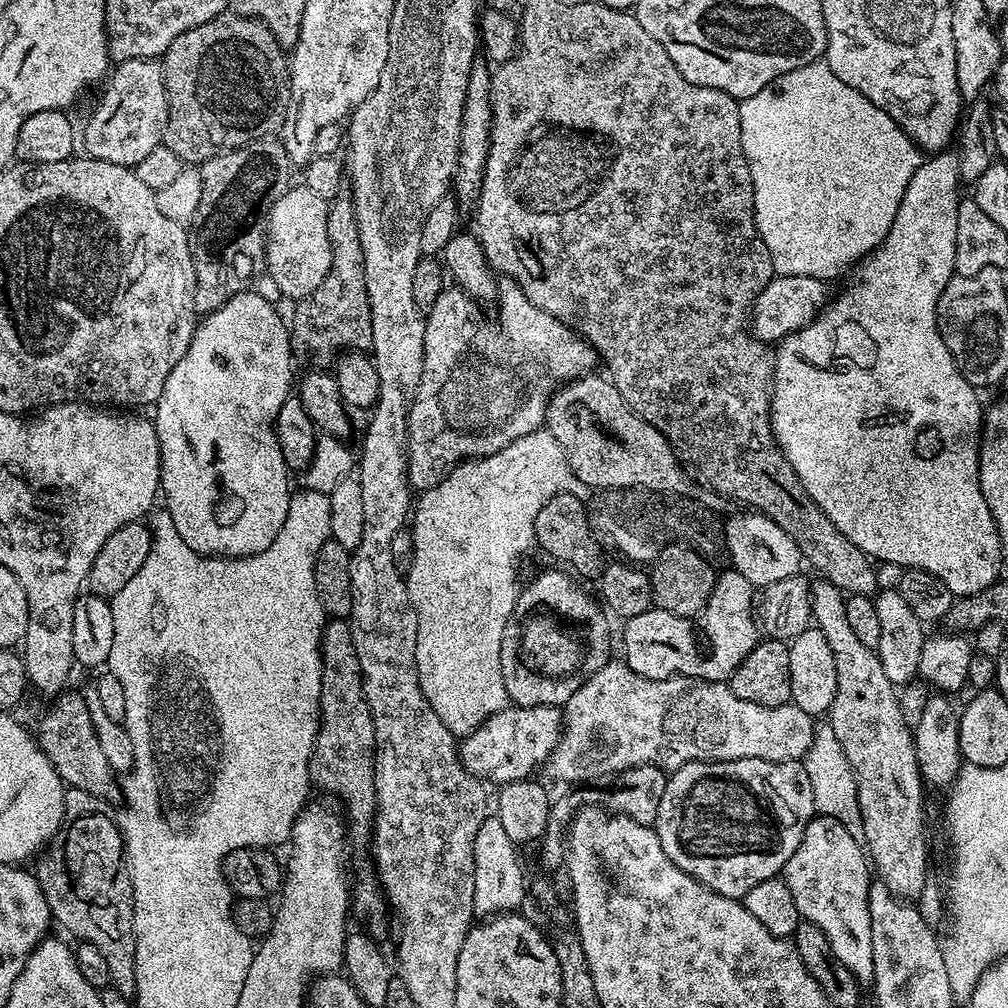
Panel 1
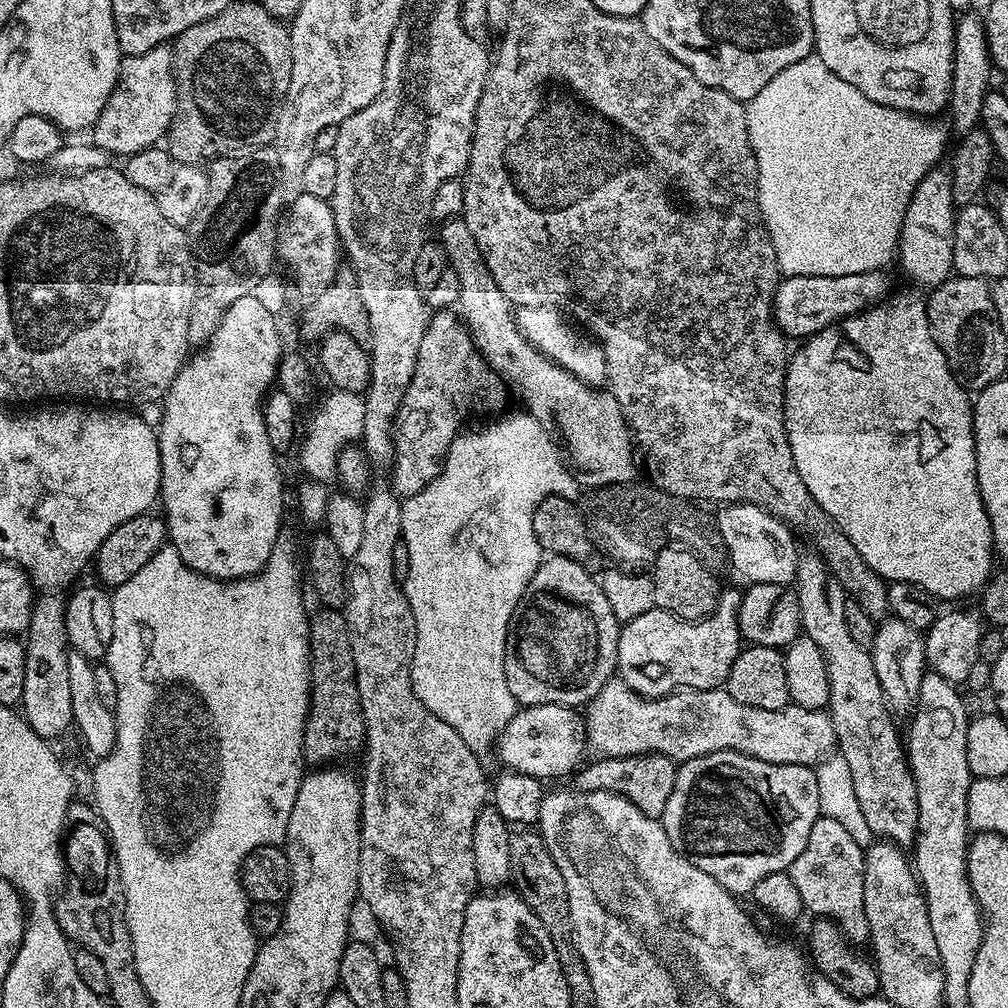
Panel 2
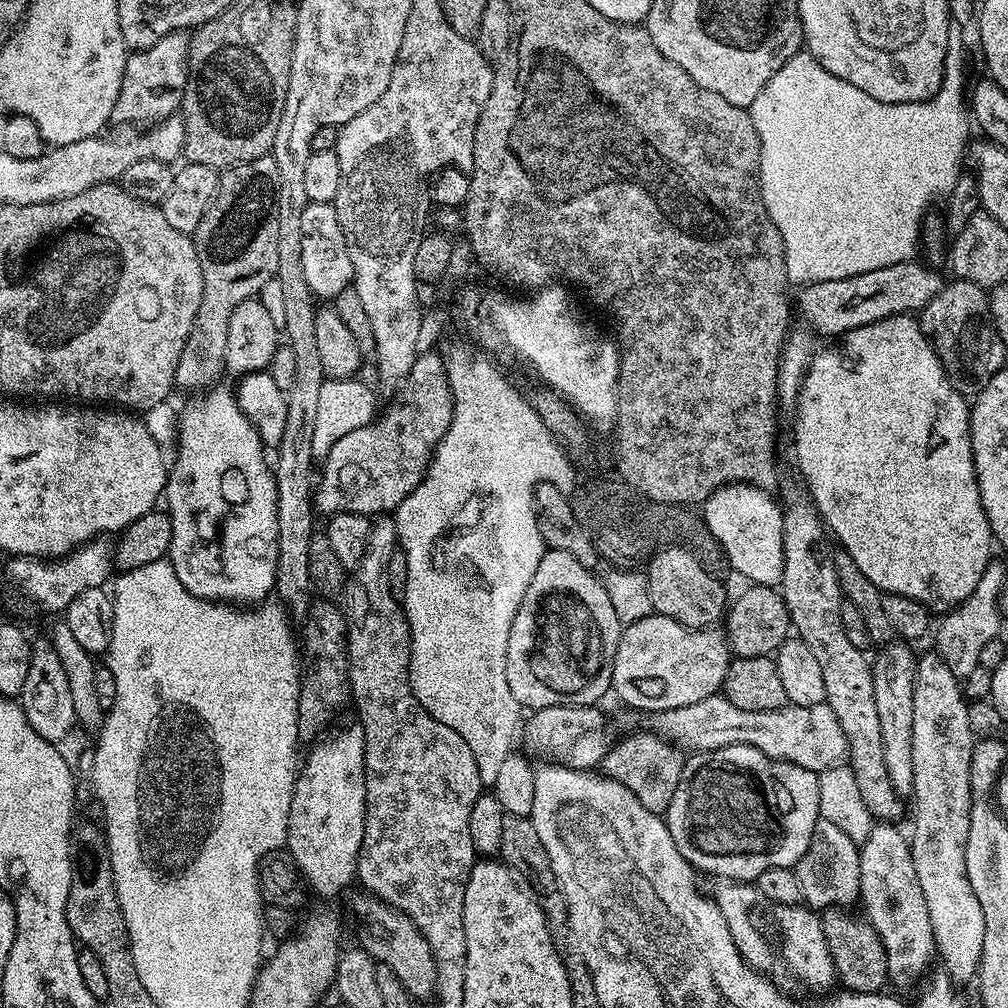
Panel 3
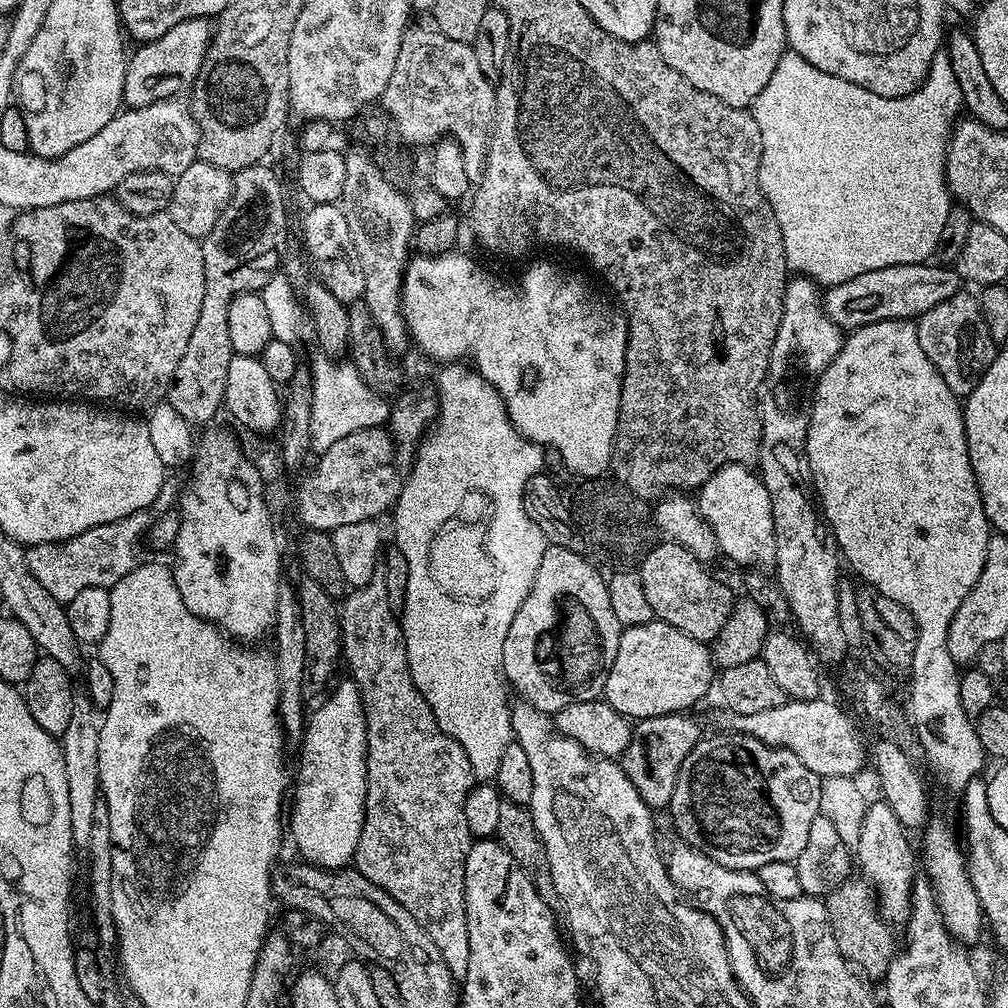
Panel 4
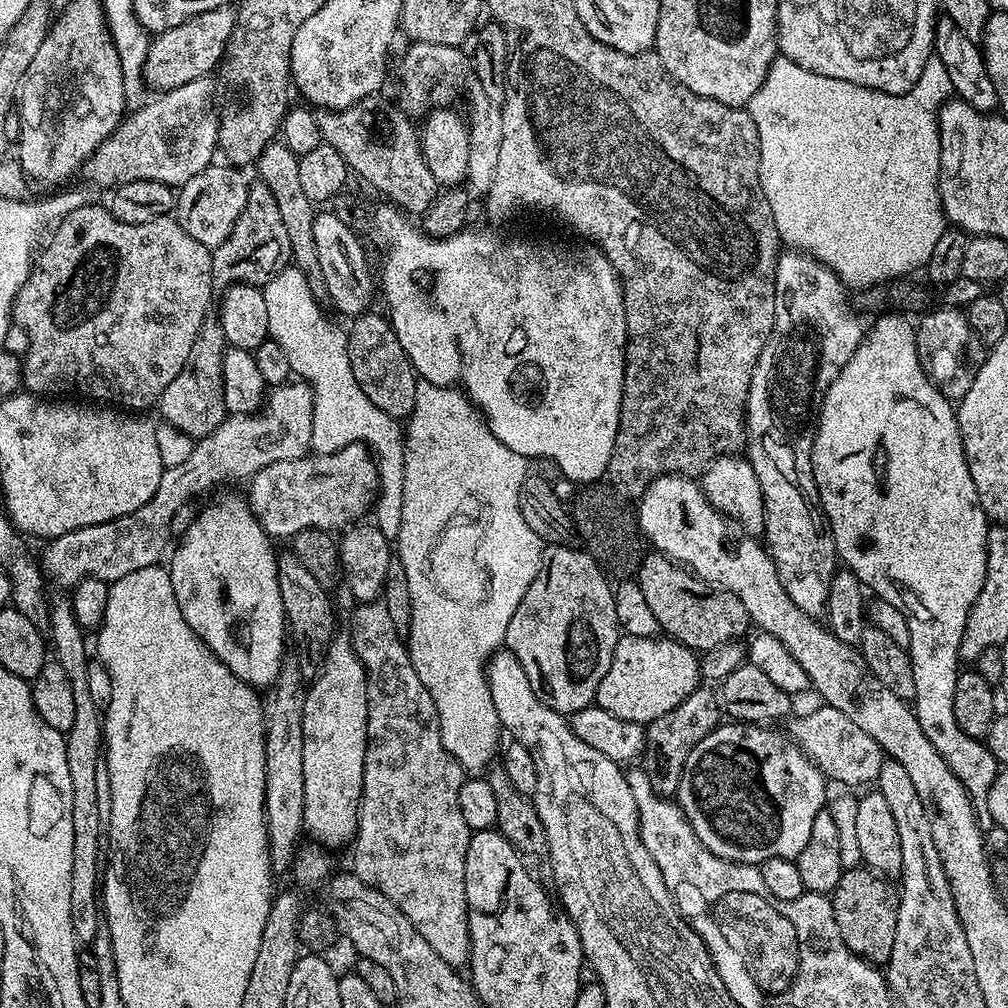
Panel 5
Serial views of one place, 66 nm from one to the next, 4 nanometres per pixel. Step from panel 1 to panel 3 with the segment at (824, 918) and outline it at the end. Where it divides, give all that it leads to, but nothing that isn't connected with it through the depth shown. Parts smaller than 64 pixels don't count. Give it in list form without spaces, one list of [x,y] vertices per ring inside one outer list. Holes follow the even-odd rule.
[[[820,819],[814,826],[806,854],[794,865],[798,886],[802,886],[804,904],[813,910],[847,909],[860,899],[860,850],[854,841],[834,826],[834,822]]]

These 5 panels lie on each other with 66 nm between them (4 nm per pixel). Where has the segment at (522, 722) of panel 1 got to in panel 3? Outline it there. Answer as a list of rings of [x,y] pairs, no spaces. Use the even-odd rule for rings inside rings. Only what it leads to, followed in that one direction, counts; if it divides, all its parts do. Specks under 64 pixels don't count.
[[[563,704],[538,708],[523,721],[522,744],[529,753],[537,752],[552,762],[567,764],[570,768],[595,769],[608,753],[608,720],[599,712],[599,707],[586,704]]]

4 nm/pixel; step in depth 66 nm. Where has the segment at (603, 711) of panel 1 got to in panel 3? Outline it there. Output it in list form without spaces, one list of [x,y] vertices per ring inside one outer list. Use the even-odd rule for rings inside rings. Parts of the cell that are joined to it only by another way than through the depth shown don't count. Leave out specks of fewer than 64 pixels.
[[[717,694],[702,698],[702,702],[693,702],[690,706],[653,712],[650,720],[651,731],[693,753],[745,744],[754,746],[754,750],[762,750],[762,754],[770,758],[785,760],[817,774],[843,765],[848,759],[846,734],[842,734],[842,726],[838,724],[838,718],[834,718],[834,710],[830,710],[827,703],[809,708],[789,704],[787,708],[778,710],[738,710],[734,702]]]

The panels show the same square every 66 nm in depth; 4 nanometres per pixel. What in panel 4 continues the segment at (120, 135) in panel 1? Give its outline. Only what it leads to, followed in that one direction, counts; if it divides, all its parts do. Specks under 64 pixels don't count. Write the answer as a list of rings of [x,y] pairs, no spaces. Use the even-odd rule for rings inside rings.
[[[207,19],[178,22],[174,30],[166,30],[162,38],[141,43],[136,53],[129,55],[124,69],[124,99],[128,108],[150,106],[187,93],[196,82],[214,28]]]

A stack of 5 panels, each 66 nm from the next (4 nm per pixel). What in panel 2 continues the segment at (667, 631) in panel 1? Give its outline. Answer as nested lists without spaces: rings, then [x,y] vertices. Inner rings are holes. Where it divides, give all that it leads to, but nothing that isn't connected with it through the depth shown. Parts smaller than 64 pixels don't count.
[[[725,587],[718,598],[719,612],[703,620],[684,620],[681,616],[652,607],[625,623],[618,638],[616,667],[619,679],[639,696],[666,696],[677,690],[721,687],[730,674],[734,658],[742,647],[739,628],[741,589]]]

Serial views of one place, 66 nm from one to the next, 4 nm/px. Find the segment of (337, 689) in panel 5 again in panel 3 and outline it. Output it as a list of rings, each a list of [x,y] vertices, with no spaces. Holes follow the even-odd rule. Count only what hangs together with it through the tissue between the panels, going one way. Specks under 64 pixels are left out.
[[[352,722],[337,732],[329,731],[311,745],[312,753],[303,757],[296,774],[294,794],[290,798],[288,842],[286,851],[297,868],[303,883],[324,896],[336,896],[351,880],[357,879],[356,863],[366,826],[366,766],[364,765],[364,731],[359,722]]]

